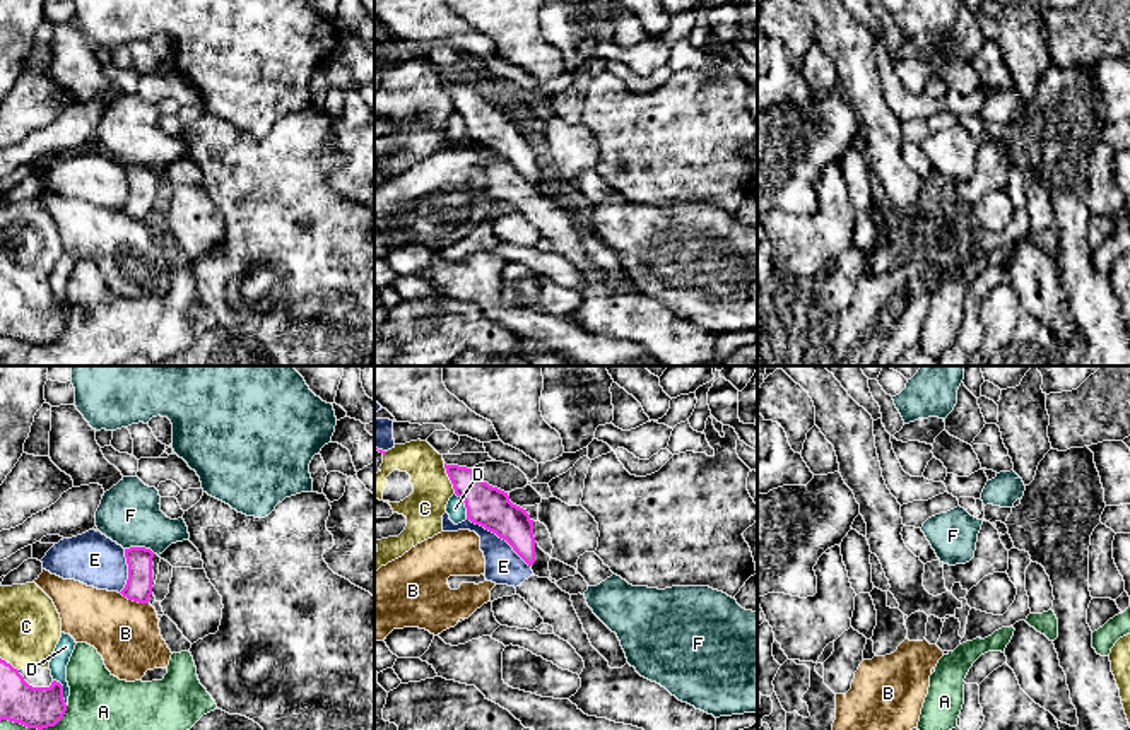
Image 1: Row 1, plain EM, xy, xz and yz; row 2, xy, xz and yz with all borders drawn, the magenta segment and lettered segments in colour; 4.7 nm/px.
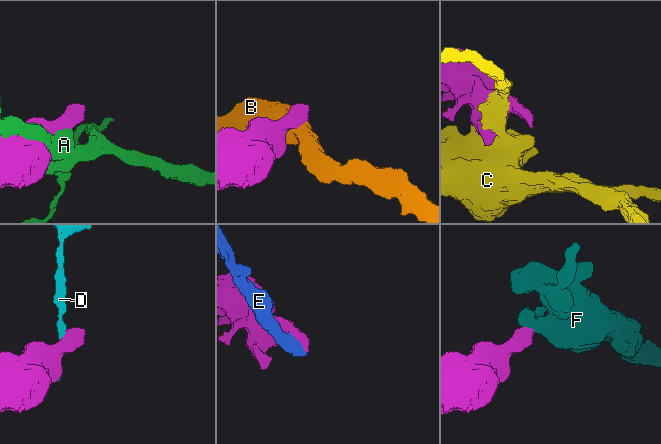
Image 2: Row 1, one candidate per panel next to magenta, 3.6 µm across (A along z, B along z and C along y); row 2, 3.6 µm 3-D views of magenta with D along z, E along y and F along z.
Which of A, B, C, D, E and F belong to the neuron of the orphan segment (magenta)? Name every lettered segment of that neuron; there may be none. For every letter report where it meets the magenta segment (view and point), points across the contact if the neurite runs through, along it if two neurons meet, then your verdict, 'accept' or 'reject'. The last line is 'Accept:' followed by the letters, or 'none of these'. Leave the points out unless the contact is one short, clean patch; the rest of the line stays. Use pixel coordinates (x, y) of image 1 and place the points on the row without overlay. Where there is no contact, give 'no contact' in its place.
A: contact xy (36, 344); reject
B: contact xy (134, 217); reject
C: contact xz (450, 96); reject
D: contact xy (62, 308); reject
E: contact xz (500, 154); border xz (467, 135), (501, 154), (530, 183); reject
F: contact xy (141, 164); border xy (125, 164), (149, 164), (154, 170); reject
Accept: none of these

